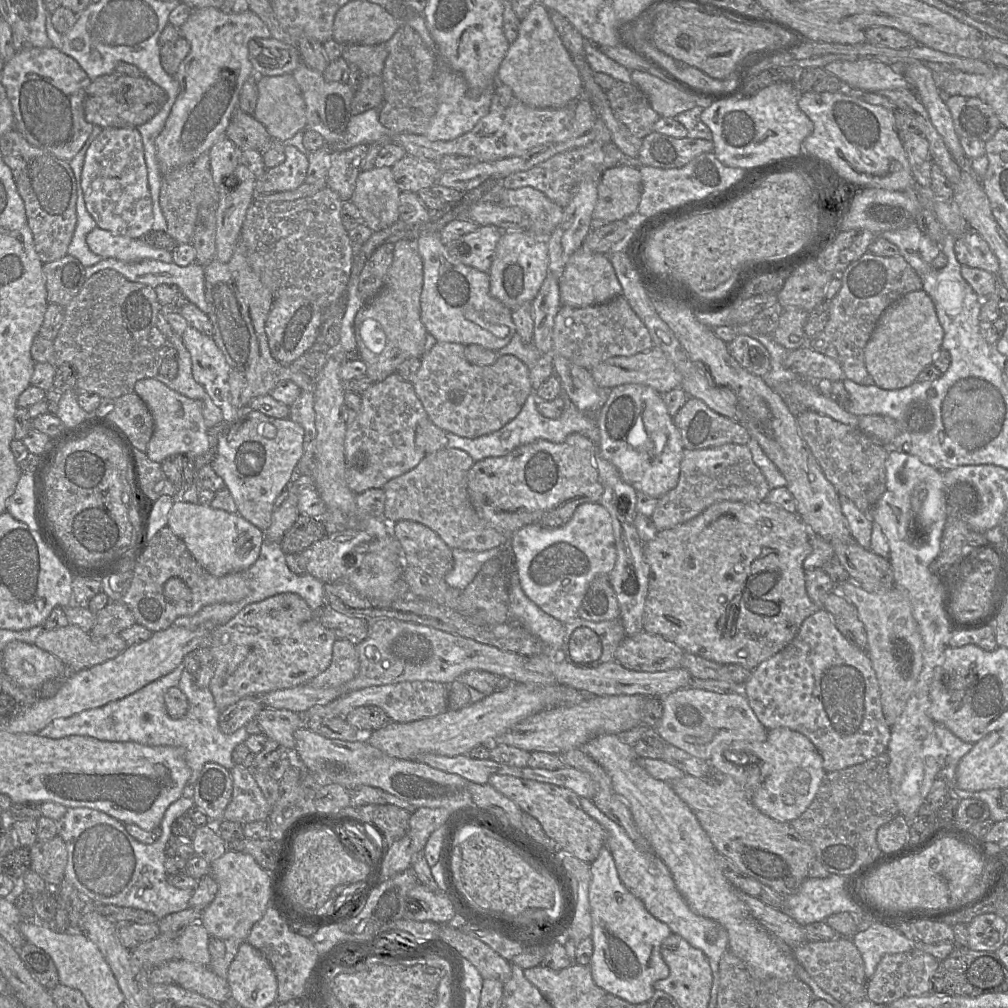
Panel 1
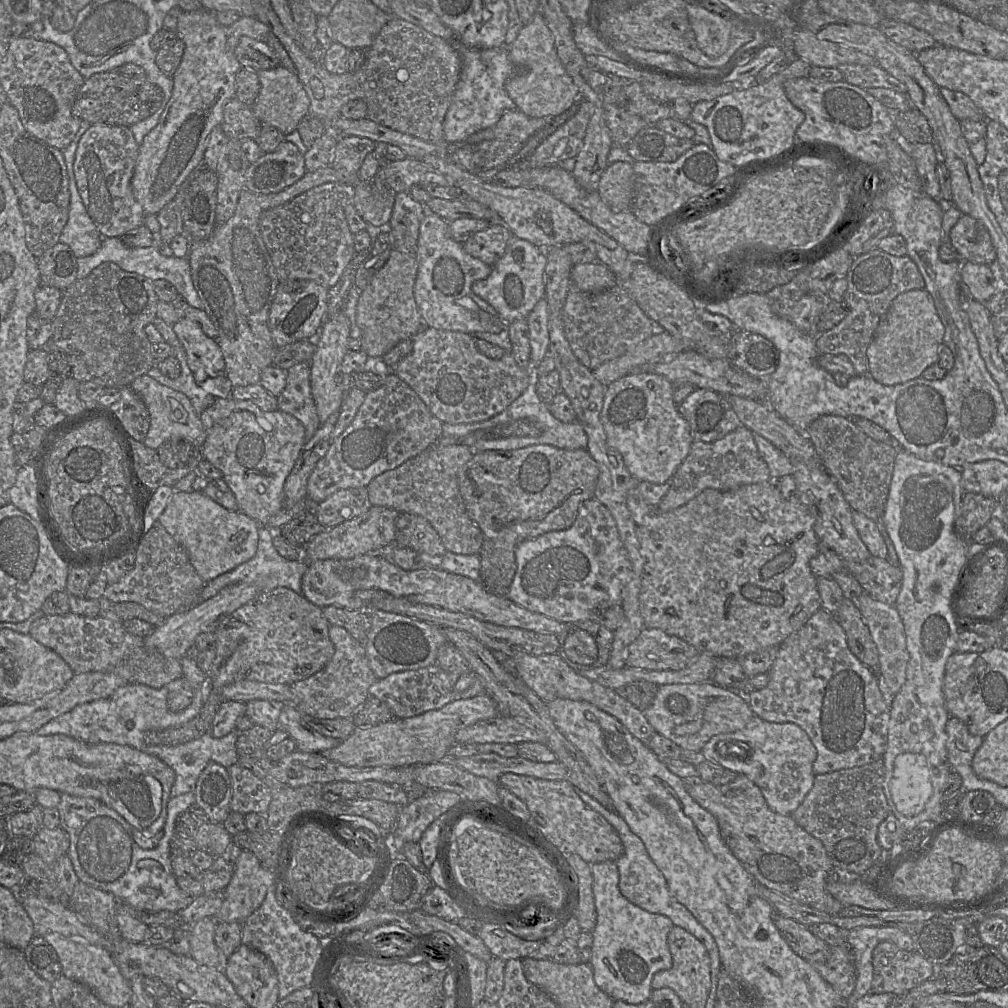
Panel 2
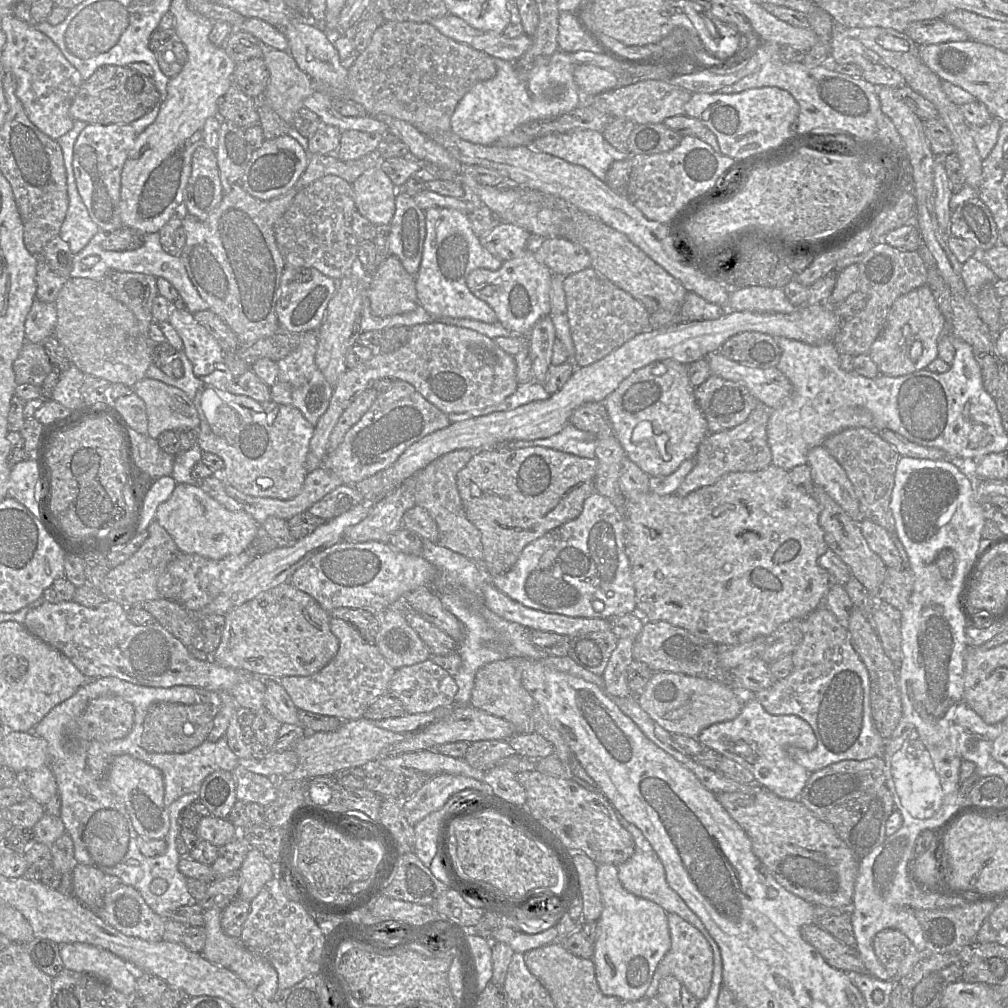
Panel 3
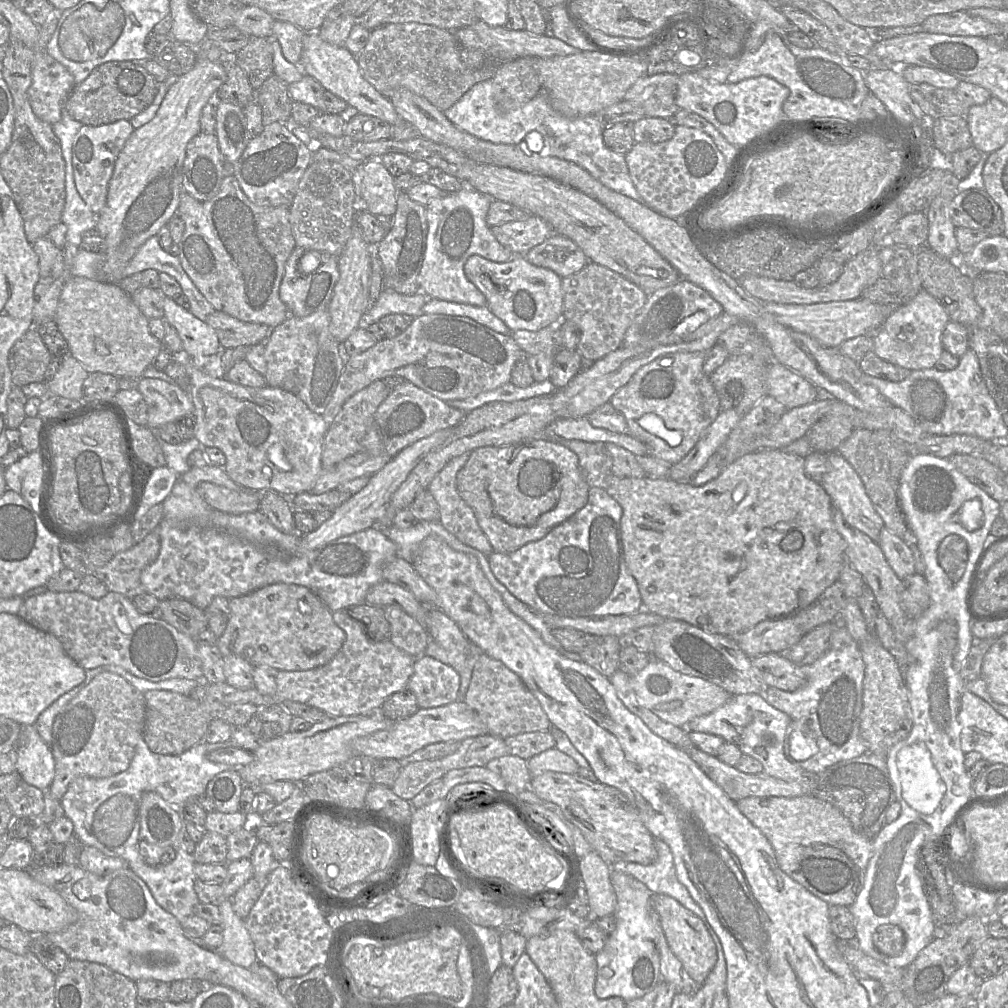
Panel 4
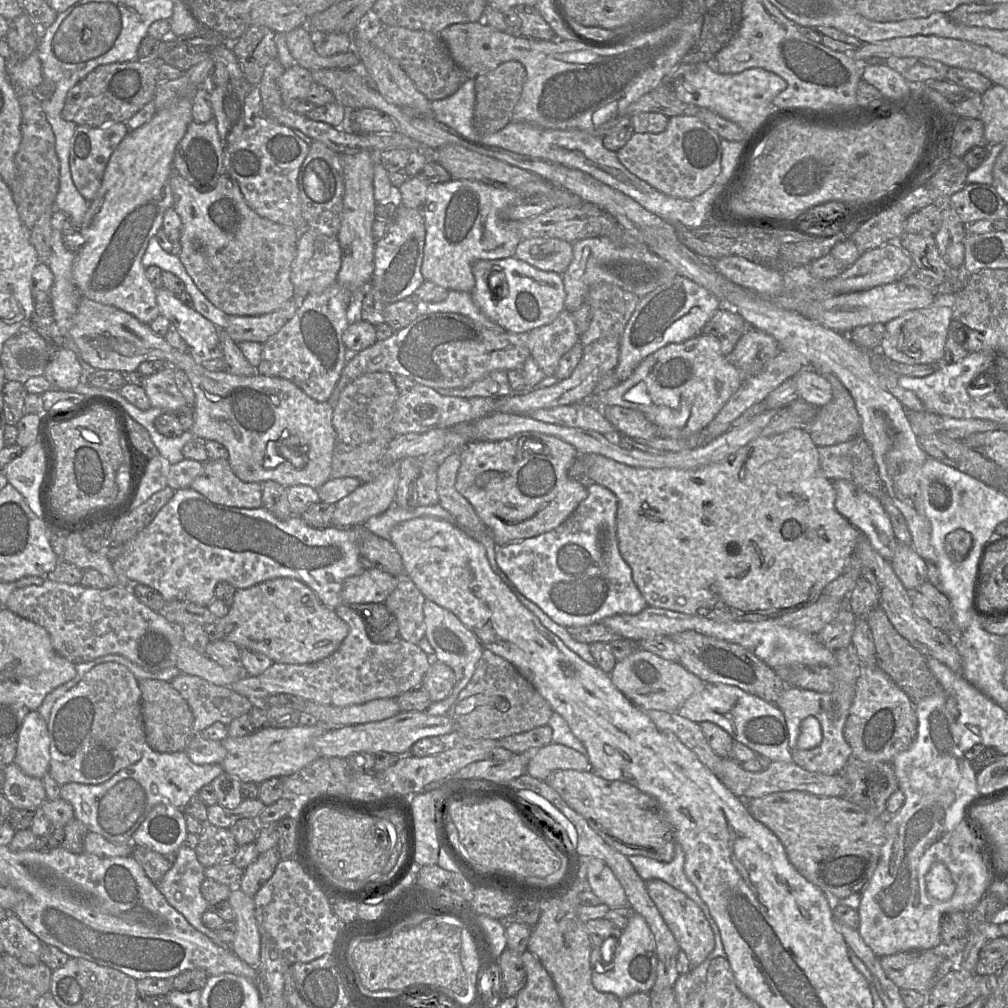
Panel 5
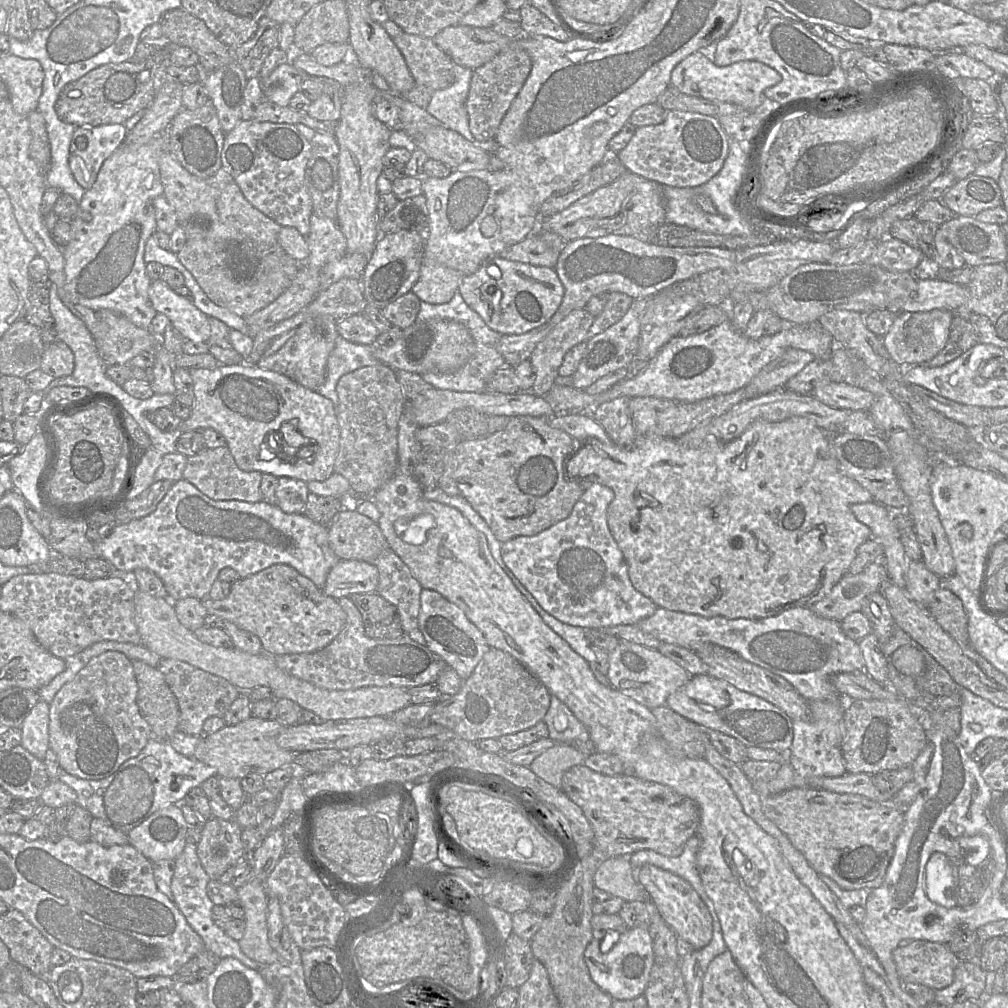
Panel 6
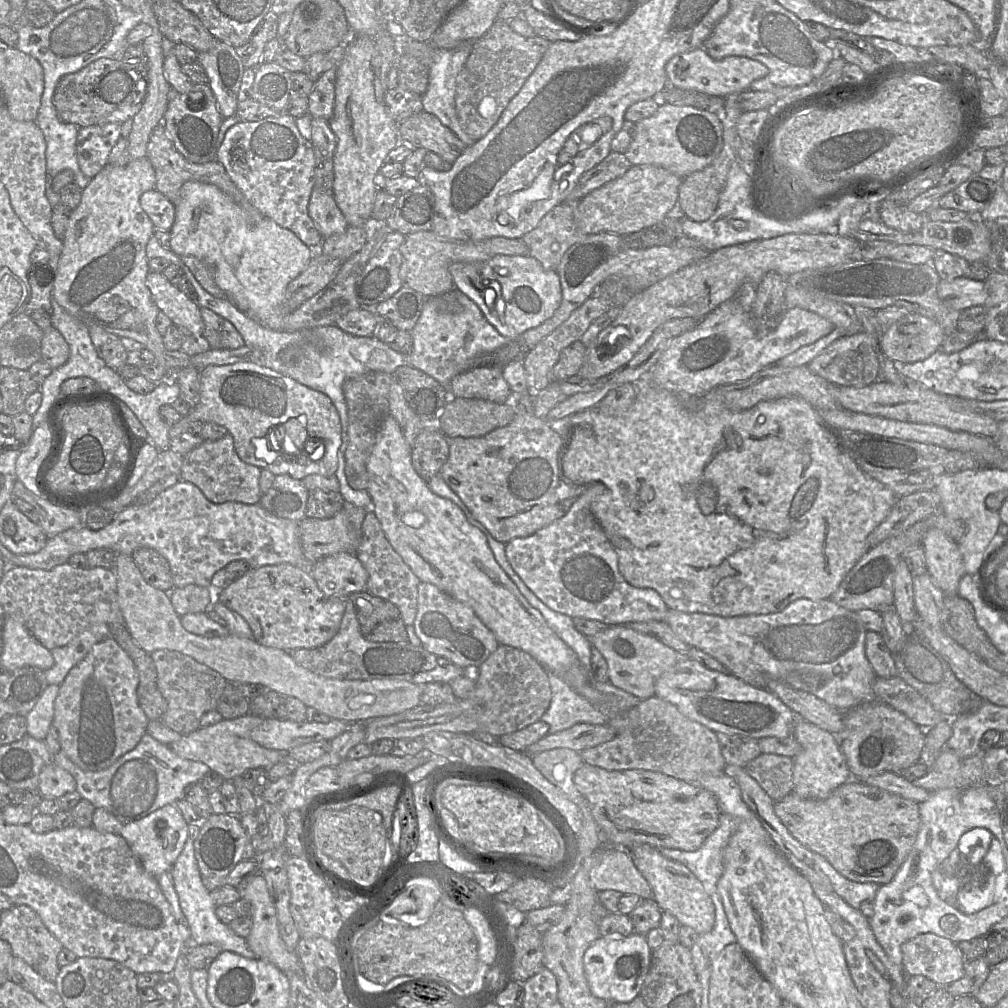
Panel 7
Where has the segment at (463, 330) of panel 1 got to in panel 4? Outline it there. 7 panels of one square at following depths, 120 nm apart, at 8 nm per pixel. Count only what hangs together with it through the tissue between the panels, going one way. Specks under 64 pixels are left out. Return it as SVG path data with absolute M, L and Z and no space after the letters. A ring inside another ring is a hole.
M470 187L435 198L425 207L428 231L423 263L418 274L420 292L429 298L486 306L485 296L466 277L464 265L472 255L497 263L509 261L514 254L501 245L487 225L486 216L493 198Z

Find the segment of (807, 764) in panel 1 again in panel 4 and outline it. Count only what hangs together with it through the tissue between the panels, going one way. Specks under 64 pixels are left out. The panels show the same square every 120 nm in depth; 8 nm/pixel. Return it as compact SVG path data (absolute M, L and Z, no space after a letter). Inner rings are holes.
M740 694L731 695L724 705L707 715L694 718L687 726L689 731L717 735L725 742L737 745L743 755L752 756L761 762L763 772L791 782L799 779L805 771L789 760L784 749L790 722L786 713L771 706L761 694Z

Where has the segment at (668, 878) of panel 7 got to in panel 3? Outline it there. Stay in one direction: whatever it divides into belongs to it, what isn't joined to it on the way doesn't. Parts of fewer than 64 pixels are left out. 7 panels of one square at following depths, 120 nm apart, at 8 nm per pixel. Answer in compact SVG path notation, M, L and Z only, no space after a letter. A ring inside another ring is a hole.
M667 913L671 947L657 966L645 997L657 995L662 978L675 977L697 1000L703 1000L709 993L714 961L712 948L705 936L689 922L674 913Z

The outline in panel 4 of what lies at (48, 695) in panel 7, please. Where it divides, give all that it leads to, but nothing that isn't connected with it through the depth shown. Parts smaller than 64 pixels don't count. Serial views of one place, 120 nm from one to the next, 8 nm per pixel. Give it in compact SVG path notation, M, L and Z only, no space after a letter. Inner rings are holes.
M34 724L22 726L16 751L16 772L22 780L42 791L49 789L55 775L55 761L50 746L41 738Z

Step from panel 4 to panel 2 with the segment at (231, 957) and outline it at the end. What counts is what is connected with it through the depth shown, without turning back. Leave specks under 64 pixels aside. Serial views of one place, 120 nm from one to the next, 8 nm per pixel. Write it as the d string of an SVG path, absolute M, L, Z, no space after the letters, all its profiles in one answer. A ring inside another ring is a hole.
M203 918L189 929L190 953L195 961L213 968L224 967L224 955L215 943L215 918Z

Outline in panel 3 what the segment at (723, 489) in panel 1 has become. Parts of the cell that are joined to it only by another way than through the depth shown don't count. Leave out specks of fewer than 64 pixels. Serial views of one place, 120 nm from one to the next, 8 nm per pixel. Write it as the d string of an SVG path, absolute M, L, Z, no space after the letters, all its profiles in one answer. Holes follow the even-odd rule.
M759 405L742 424L722 432L709 433L699 444L693 469L684 478L675 494L686 496L699 488L713 485L727 473L756 472L770 466L772 455L767 441L769 419L770 410Z

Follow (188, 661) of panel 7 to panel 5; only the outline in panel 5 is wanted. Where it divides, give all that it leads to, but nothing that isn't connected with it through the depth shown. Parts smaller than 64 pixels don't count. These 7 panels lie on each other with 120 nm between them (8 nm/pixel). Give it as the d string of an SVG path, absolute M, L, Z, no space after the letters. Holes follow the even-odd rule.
M180 674L171 680L171 685L186 700L193 714L193 732L200 733L215 722L221 722L228 726L234 719L249 714L255 702L238 694L228 686L213 684L201 677Z

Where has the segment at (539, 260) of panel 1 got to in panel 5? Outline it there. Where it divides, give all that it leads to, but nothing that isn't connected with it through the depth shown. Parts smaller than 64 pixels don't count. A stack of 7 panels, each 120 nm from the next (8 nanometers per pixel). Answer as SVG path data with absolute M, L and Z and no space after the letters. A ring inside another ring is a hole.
M514 257L478 260L472 264L471 270L475 279L470 293L474 304L507 332L528 333L553 322L565 310L563 279L556 272L542 271Z

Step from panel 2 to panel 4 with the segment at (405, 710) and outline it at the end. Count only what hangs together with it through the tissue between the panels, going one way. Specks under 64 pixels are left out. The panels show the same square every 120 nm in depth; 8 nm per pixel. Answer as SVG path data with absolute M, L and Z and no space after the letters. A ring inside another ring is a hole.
M422 655L415 660L407 689L416 697L419 708L434 708L456 702L459 686L460 676L452 666L430 656Z

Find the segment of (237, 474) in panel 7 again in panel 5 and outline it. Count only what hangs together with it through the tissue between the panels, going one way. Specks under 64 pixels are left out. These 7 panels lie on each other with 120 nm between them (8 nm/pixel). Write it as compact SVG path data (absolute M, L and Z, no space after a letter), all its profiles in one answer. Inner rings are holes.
M208 459L204 462L203 473L193 480L191 488L216 504L246 509L255 509L263 506L262 483L241 481L231 470L227 459Z

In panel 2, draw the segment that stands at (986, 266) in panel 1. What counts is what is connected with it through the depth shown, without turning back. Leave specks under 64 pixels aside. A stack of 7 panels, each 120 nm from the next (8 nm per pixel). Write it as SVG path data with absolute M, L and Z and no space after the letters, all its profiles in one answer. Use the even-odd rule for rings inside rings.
M969 215L960 217L951 230L950 240L964 260L988 265L996 261L996 251L987 228Z

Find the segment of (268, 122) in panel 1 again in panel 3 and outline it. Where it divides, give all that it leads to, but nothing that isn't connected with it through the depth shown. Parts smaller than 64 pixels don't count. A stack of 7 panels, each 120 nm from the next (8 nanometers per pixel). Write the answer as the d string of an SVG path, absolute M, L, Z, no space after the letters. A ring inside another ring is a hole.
M266 49L264 62L269 80L261 97L285 122L292 125L296 113L304 107L304 100L315 90L313 80L302 71L288 51Z

